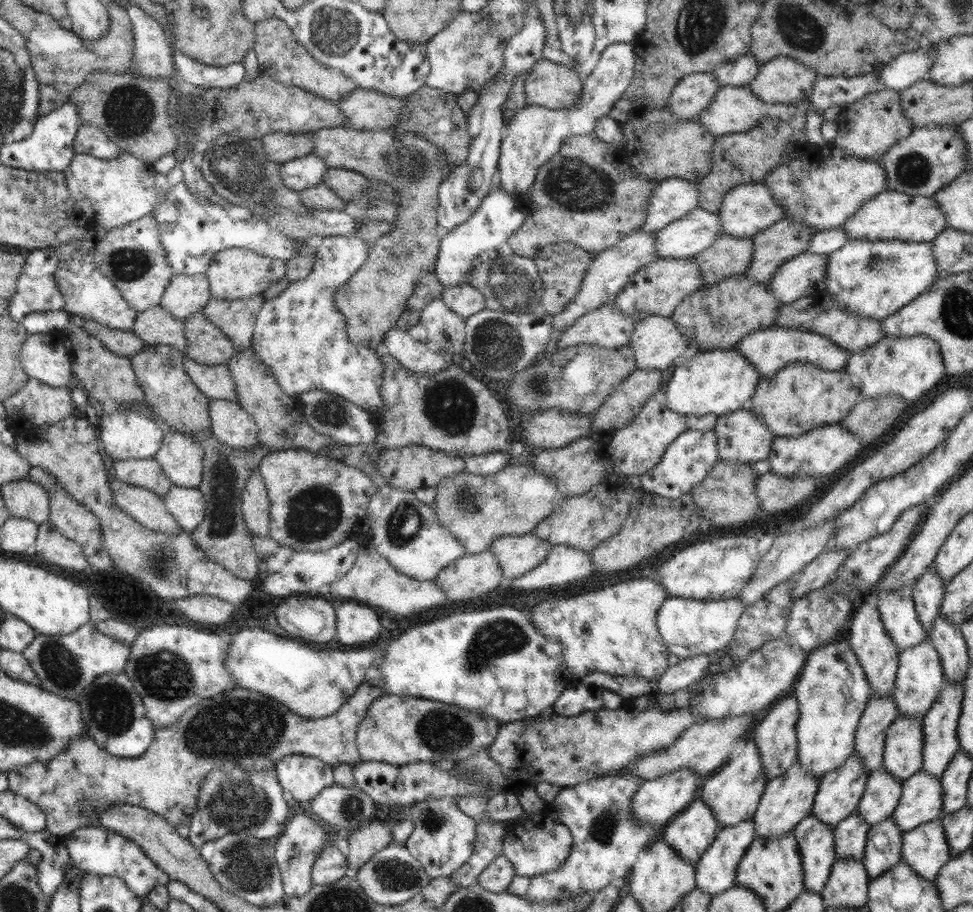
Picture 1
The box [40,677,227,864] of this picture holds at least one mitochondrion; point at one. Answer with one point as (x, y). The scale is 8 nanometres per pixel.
(84, 804)

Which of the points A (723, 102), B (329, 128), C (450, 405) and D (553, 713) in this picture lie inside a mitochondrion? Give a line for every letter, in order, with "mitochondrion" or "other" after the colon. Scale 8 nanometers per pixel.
A: other
B: other
C: mitochondrion
D: other

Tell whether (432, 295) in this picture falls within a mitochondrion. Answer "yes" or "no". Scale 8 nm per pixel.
no

